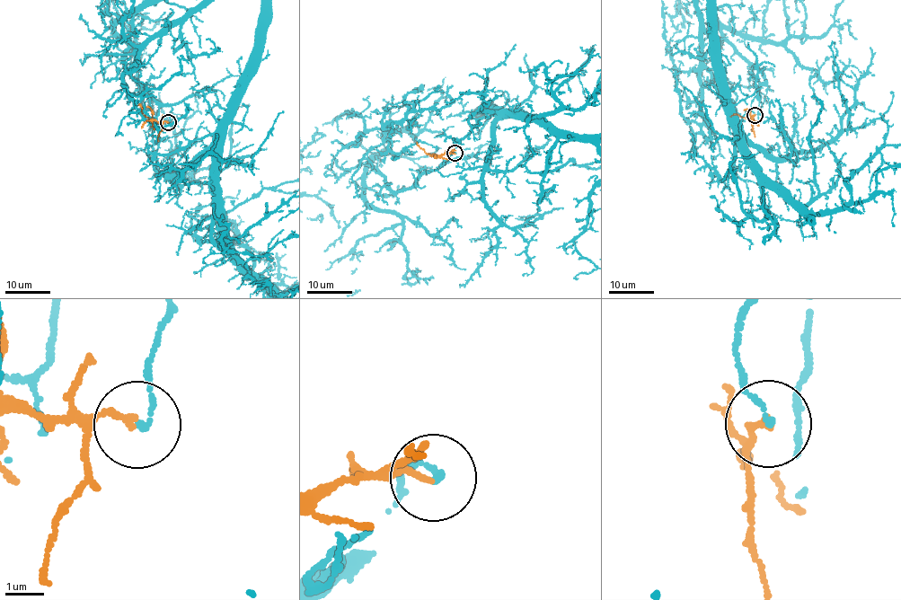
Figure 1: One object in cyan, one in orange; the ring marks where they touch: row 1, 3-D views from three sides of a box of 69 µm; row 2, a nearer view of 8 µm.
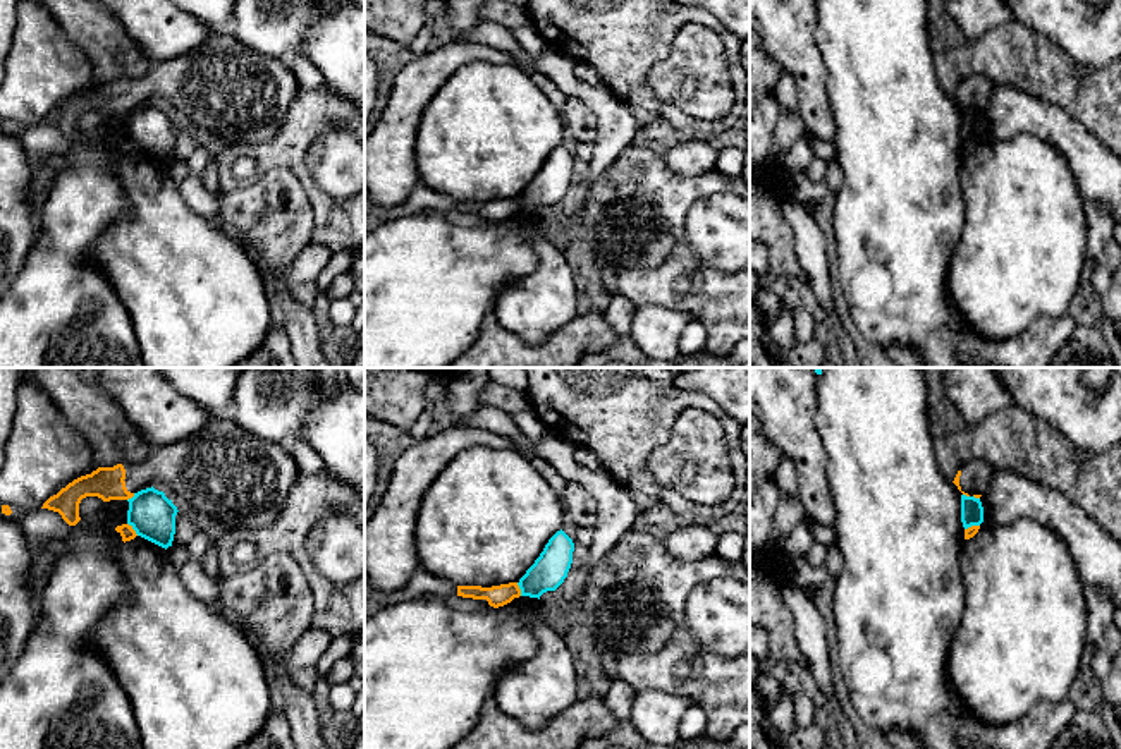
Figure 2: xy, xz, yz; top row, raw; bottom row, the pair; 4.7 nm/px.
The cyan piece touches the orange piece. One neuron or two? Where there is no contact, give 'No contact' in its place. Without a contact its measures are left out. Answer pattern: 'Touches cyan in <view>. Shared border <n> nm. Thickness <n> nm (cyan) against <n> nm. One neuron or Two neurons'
Touches cyan in xy. Shared border 80 nm. Thickness 220 nm (cyan) against 70 nm. Two neurons

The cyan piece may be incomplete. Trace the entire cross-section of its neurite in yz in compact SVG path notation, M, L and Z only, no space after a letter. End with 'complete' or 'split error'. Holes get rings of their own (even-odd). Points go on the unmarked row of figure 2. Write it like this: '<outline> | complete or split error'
M961 110L961 137L965 144L983 137L983 122L980 113Z | complete

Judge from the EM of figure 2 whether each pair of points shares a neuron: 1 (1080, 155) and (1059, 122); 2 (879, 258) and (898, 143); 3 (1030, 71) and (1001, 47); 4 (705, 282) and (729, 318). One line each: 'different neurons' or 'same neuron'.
1: same neuron
2: same neuron
3: same neuron
4: same neuron

